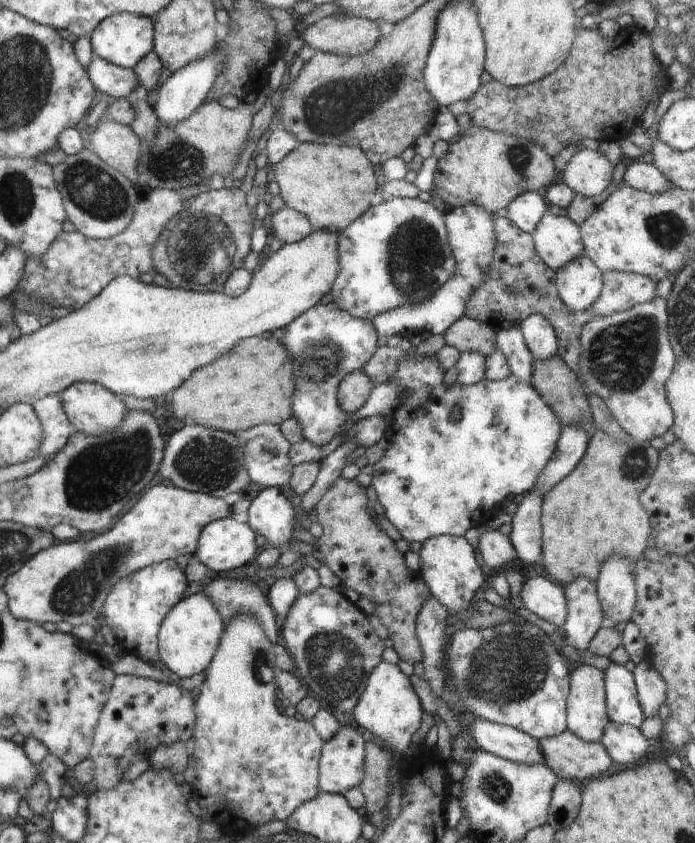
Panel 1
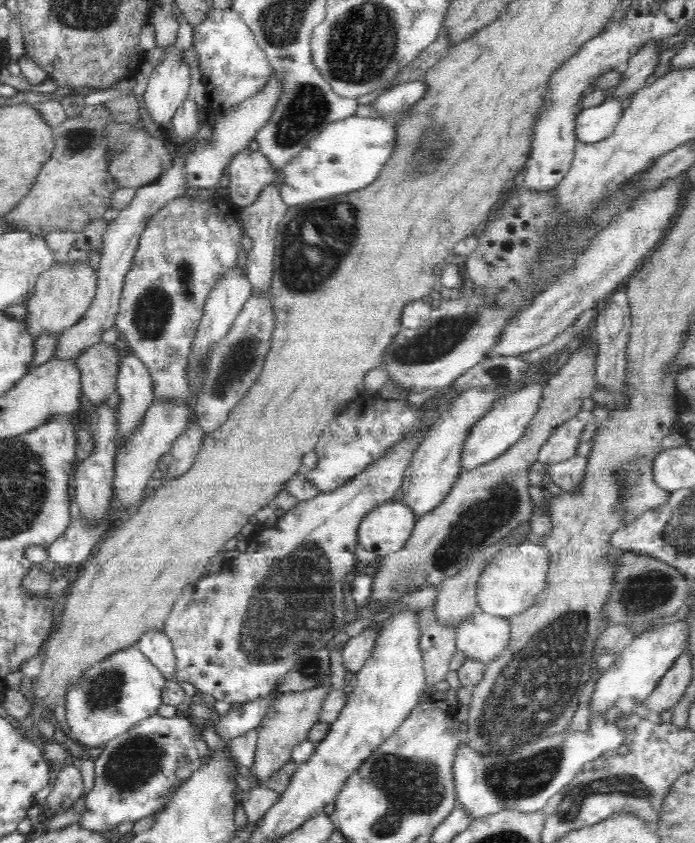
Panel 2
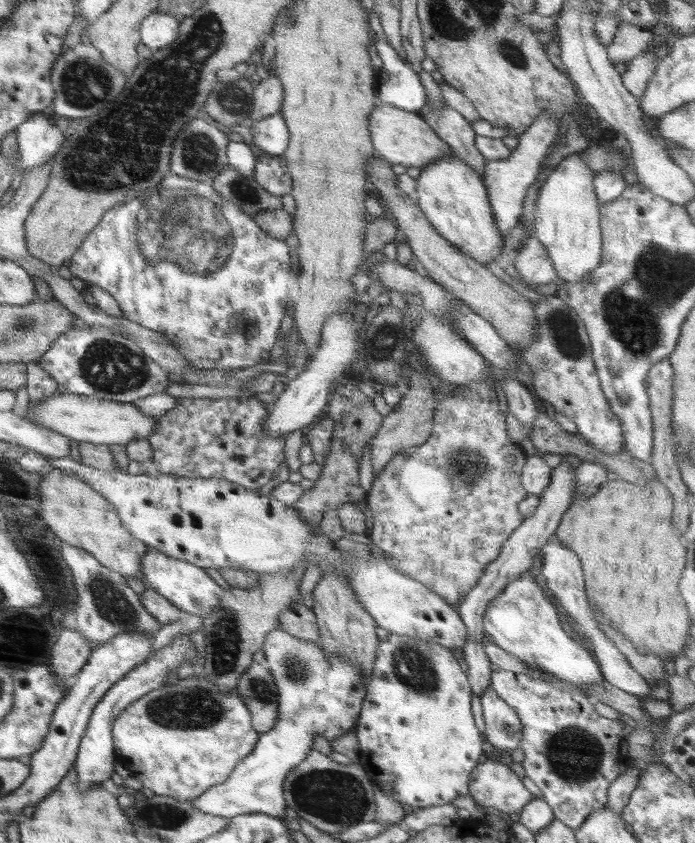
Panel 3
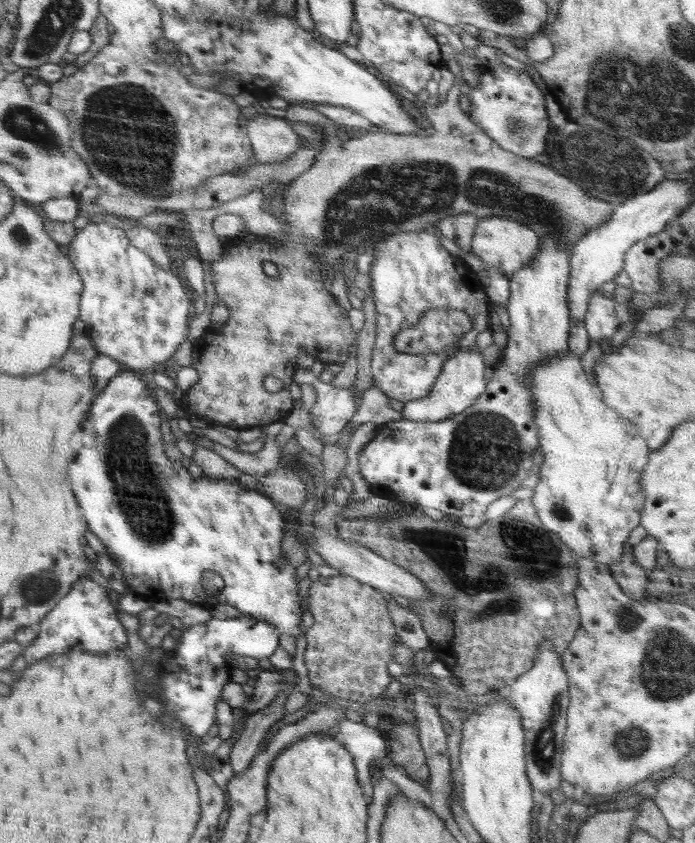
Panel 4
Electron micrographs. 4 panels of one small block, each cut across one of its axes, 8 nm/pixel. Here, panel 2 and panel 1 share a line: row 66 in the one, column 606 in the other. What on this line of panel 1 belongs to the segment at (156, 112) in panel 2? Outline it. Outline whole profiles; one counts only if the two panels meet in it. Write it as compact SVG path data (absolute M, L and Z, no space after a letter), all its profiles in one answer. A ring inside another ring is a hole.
M581 148L564 166L559 181L574 194L594 197L611 187L614 168L602 149L594 151Z

